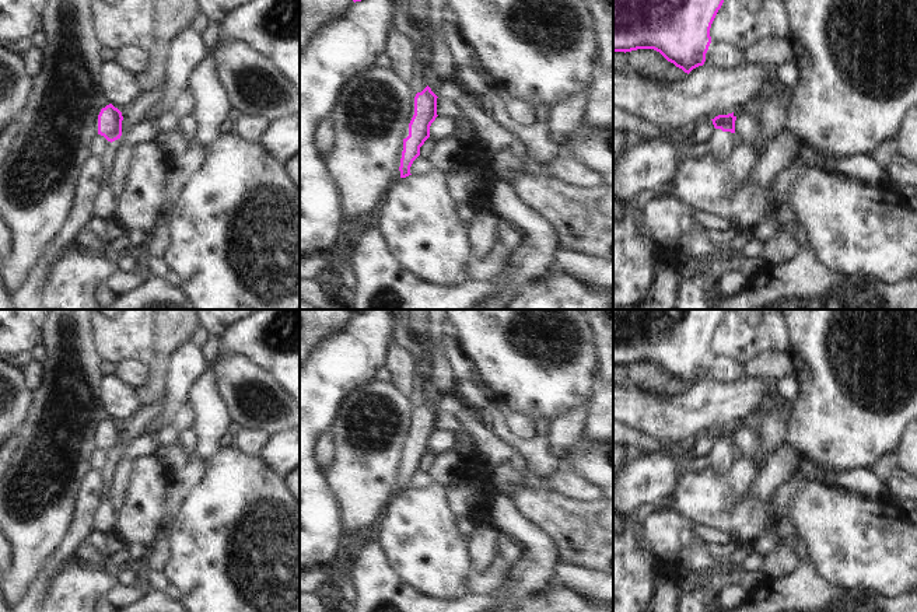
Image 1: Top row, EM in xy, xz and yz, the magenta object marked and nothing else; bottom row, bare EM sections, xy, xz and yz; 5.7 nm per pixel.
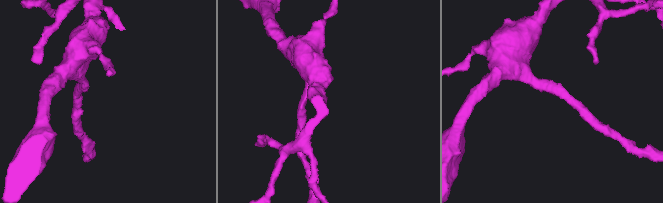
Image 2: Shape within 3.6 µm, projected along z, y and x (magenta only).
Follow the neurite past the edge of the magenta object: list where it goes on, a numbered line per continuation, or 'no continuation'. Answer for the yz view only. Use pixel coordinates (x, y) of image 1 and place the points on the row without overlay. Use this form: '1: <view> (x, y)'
1: yz (723, 457)

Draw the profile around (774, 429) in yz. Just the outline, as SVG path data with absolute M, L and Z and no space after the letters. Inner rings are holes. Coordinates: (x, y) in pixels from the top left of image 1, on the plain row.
M777 412L763 415L760 448L766 455L785 444L788 422L783 420Z

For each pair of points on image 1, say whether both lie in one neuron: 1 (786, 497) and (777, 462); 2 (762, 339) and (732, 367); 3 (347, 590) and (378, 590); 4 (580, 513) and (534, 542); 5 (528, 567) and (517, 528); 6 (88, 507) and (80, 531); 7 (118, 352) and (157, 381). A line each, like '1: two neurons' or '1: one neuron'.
1: two neurons
2: two neurons
3: two neurons
4: two neurons
5: one neuron
6: one neuron
7: two neurons

